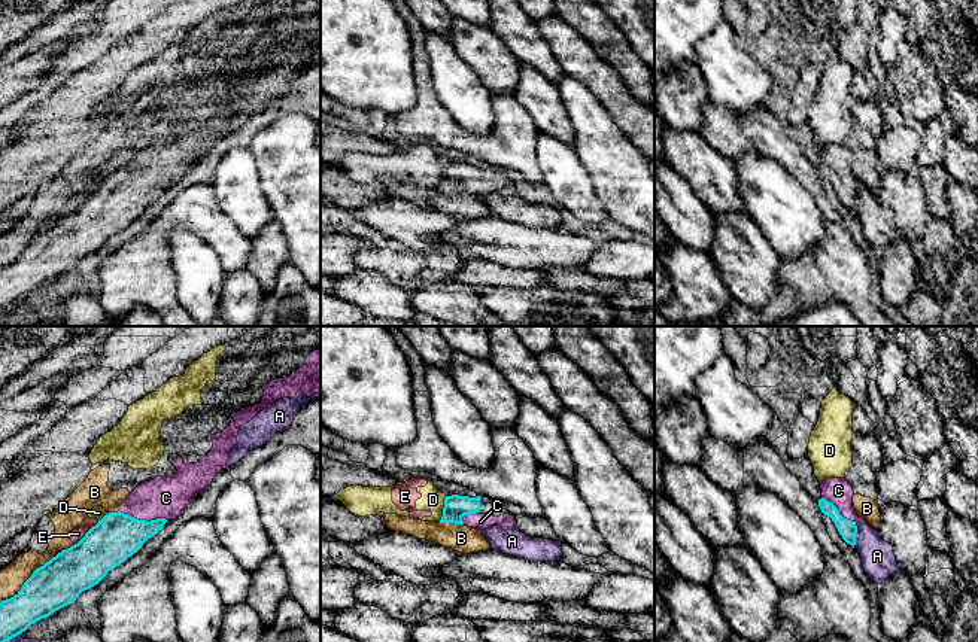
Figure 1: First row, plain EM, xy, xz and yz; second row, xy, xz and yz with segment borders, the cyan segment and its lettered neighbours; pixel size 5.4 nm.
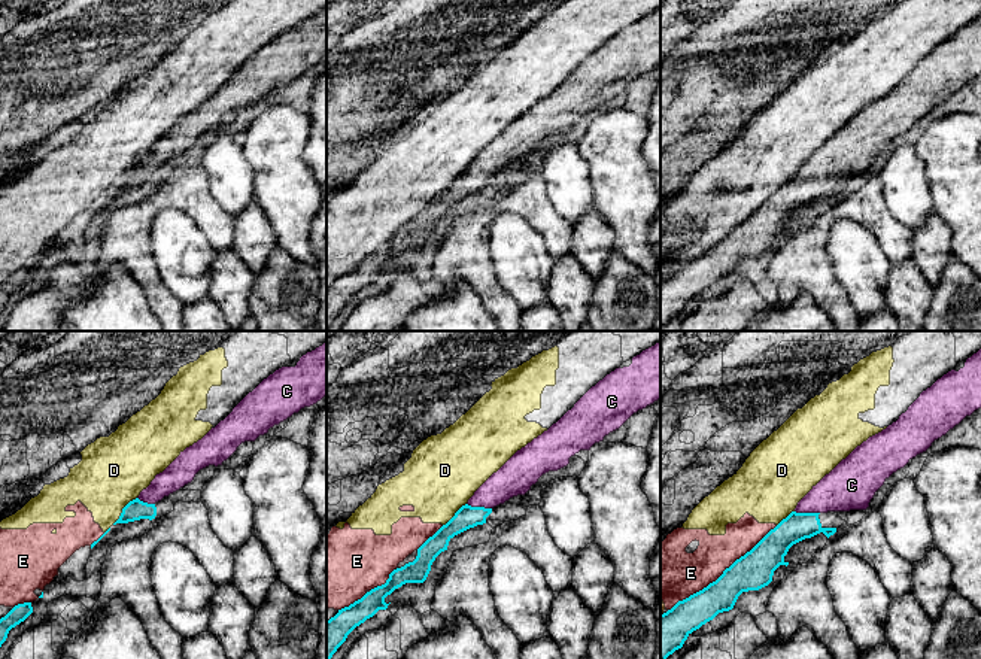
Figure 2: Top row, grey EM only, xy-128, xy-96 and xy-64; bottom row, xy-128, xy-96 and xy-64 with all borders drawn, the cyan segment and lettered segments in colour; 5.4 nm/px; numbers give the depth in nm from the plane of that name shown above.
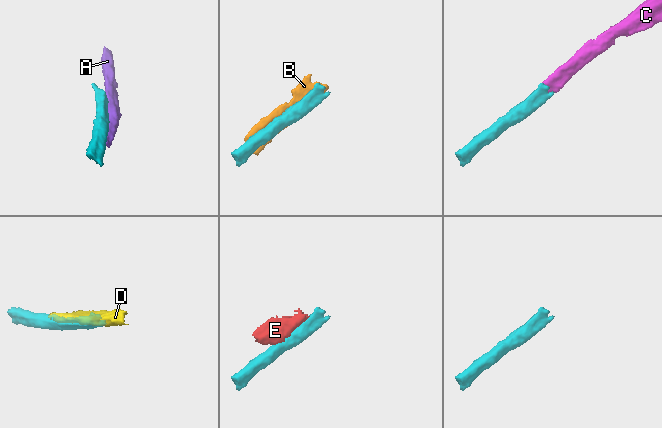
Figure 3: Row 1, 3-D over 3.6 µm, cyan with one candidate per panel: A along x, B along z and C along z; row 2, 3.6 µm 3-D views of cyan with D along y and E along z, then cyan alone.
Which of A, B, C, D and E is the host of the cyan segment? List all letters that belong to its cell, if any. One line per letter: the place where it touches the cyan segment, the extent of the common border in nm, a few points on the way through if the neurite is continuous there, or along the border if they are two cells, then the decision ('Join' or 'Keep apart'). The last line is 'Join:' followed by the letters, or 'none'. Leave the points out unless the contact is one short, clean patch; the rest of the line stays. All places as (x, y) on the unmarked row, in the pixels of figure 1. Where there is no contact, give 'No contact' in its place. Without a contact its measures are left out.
A: Touches cyan at yz (856, 198). Shared border 130 nm. Keep apart
B: Touches cyan at xy (26, 248). Shared border 380 nm. Keep apart
C: Touches cyan at xy (143, 186). Shared border 260 nm. Path across: xy (117, 203), (143, 186), (166, 164). Join
D: Touches cyan at xz (443, 175). Shared border 140 nm. Boundary: xz (446, 163), (443, 182), (439, 186). Keep apart
E: Touches cyan at xy (87, 198). Shared border 190 nm. Keep apart
Join: C

